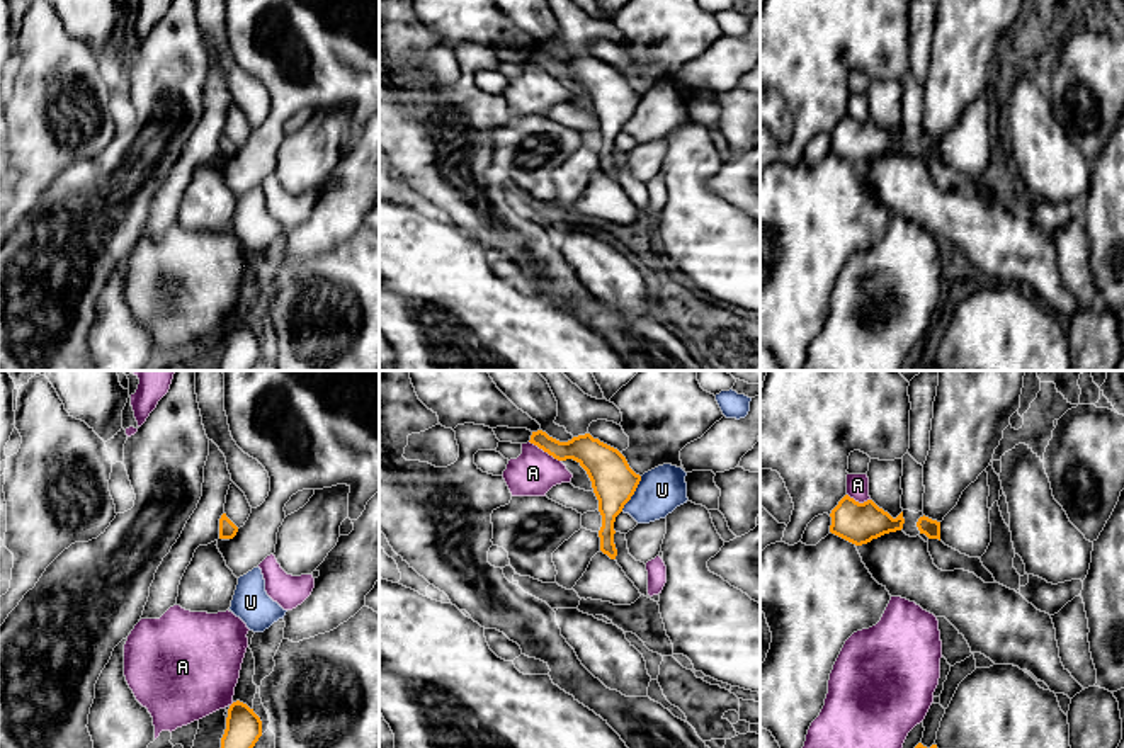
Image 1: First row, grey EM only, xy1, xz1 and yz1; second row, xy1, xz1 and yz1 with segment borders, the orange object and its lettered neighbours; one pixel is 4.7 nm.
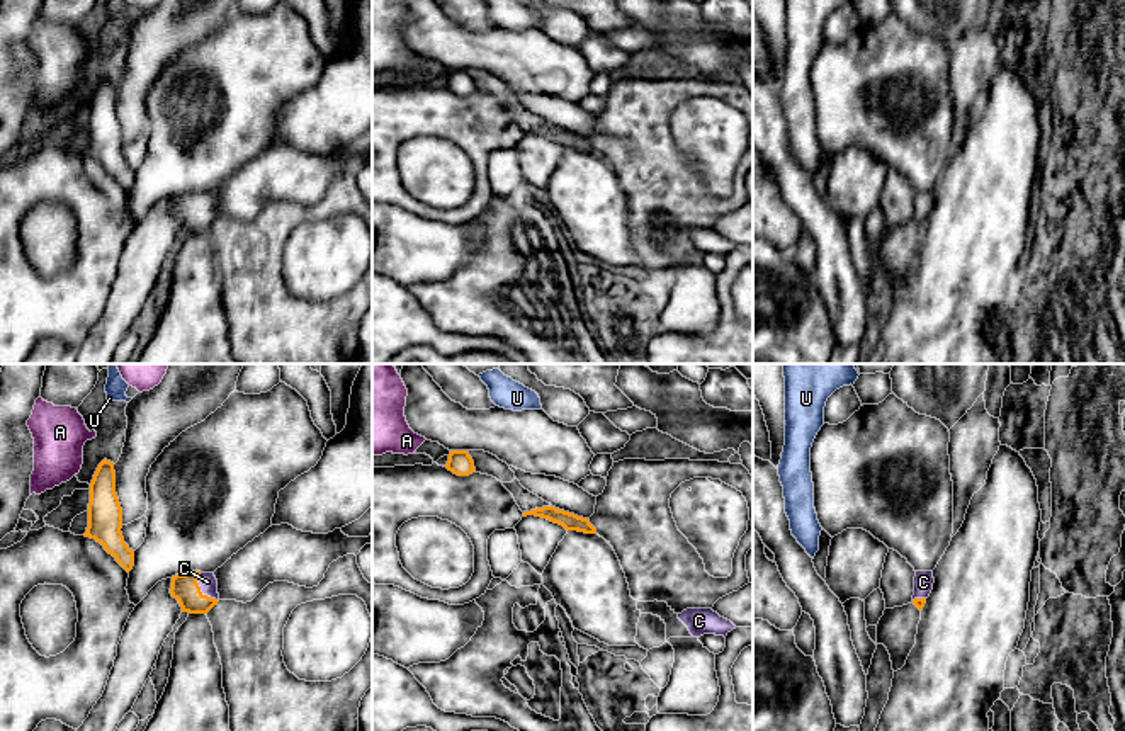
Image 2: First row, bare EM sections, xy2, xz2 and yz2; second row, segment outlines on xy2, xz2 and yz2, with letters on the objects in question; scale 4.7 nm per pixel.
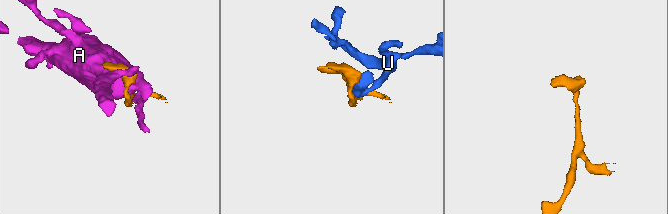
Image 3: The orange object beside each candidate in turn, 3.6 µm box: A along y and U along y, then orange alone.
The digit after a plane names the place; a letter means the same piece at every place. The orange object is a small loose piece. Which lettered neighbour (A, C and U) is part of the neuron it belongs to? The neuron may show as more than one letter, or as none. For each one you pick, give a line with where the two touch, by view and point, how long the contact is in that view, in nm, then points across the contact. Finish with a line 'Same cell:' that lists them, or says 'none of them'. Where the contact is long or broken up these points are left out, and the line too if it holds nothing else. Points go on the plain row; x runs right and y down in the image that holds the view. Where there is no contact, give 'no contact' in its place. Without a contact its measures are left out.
C: contact xy2 (199, 209); length 160 nm; way xy2 (186, 208), (199, 209), (208, 201)
Same cell: C

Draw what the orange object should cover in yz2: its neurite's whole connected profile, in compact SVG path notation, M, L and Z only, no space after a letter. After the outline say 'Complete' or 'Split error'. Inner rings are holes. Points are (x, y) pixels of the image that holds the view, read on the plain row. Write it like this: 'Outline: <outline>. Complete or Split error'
Outline: M916 190L913 223L919 230L923 230L926 218L933 209L933 202L935 202L933 190Z. Split error

